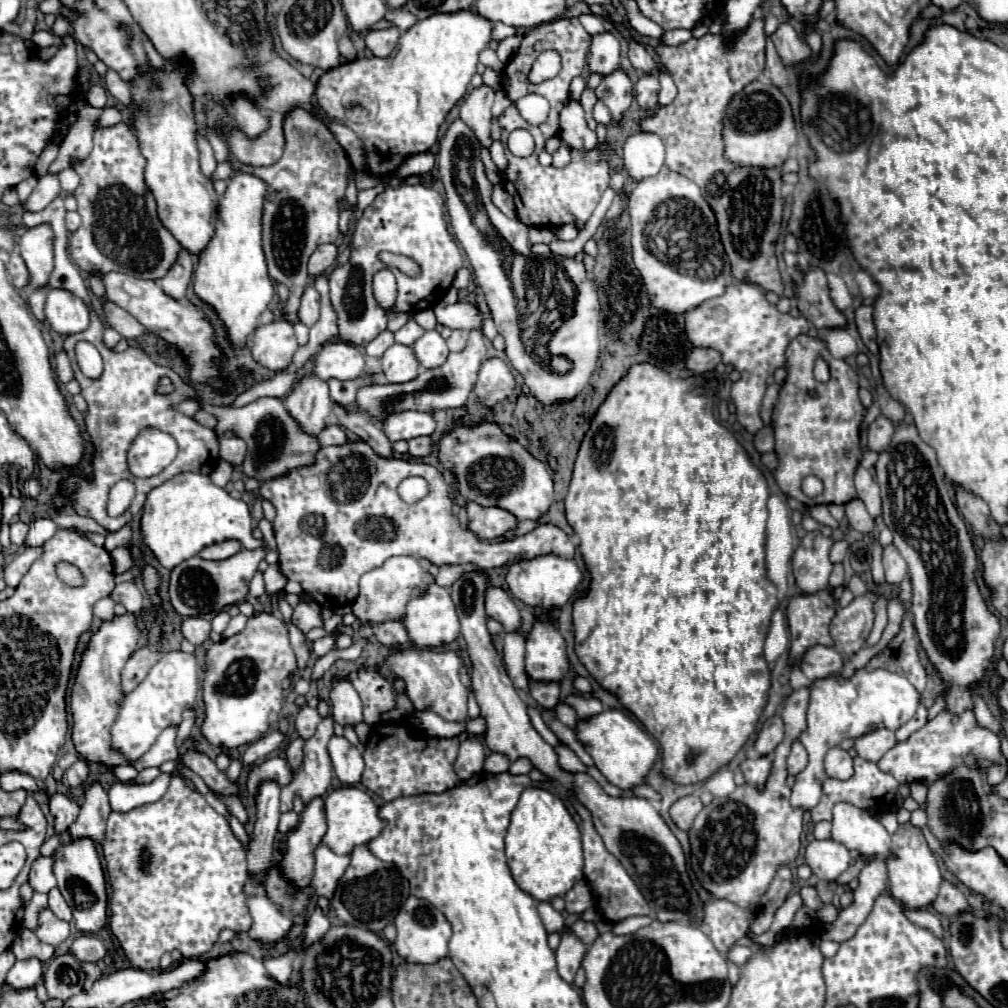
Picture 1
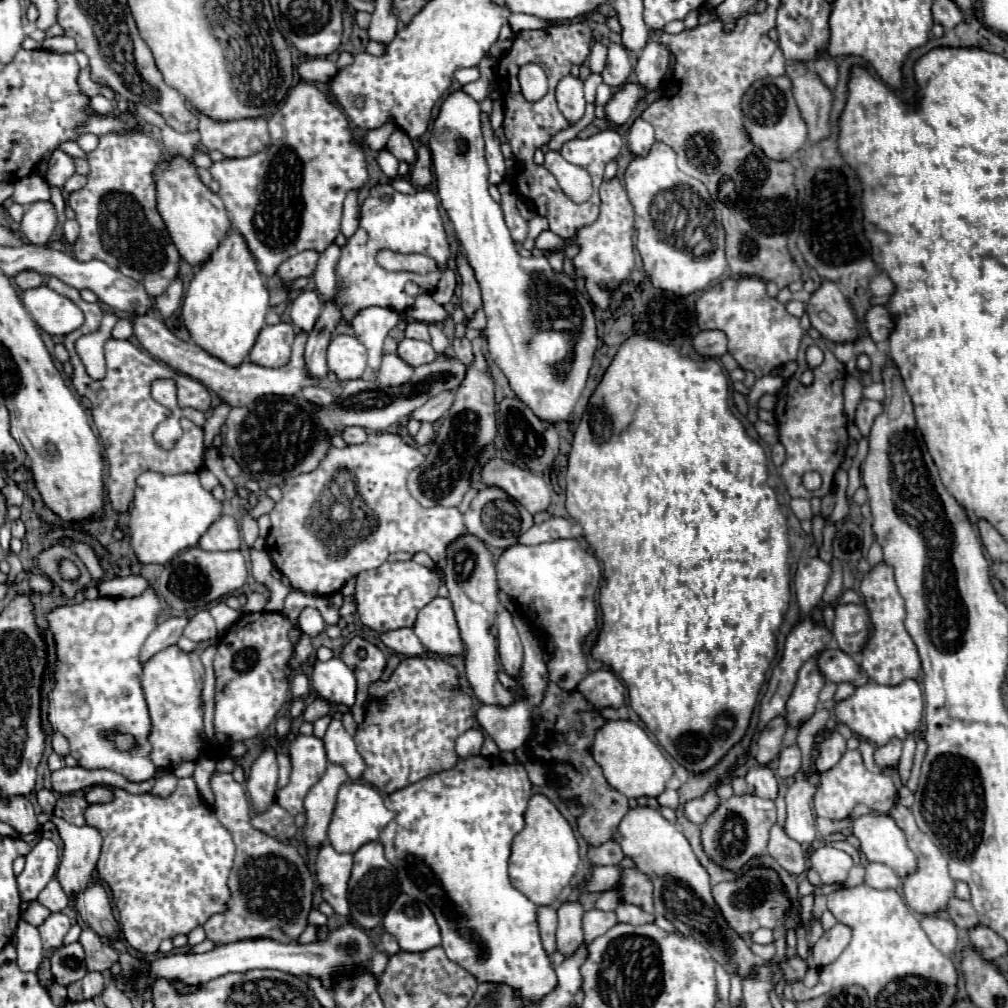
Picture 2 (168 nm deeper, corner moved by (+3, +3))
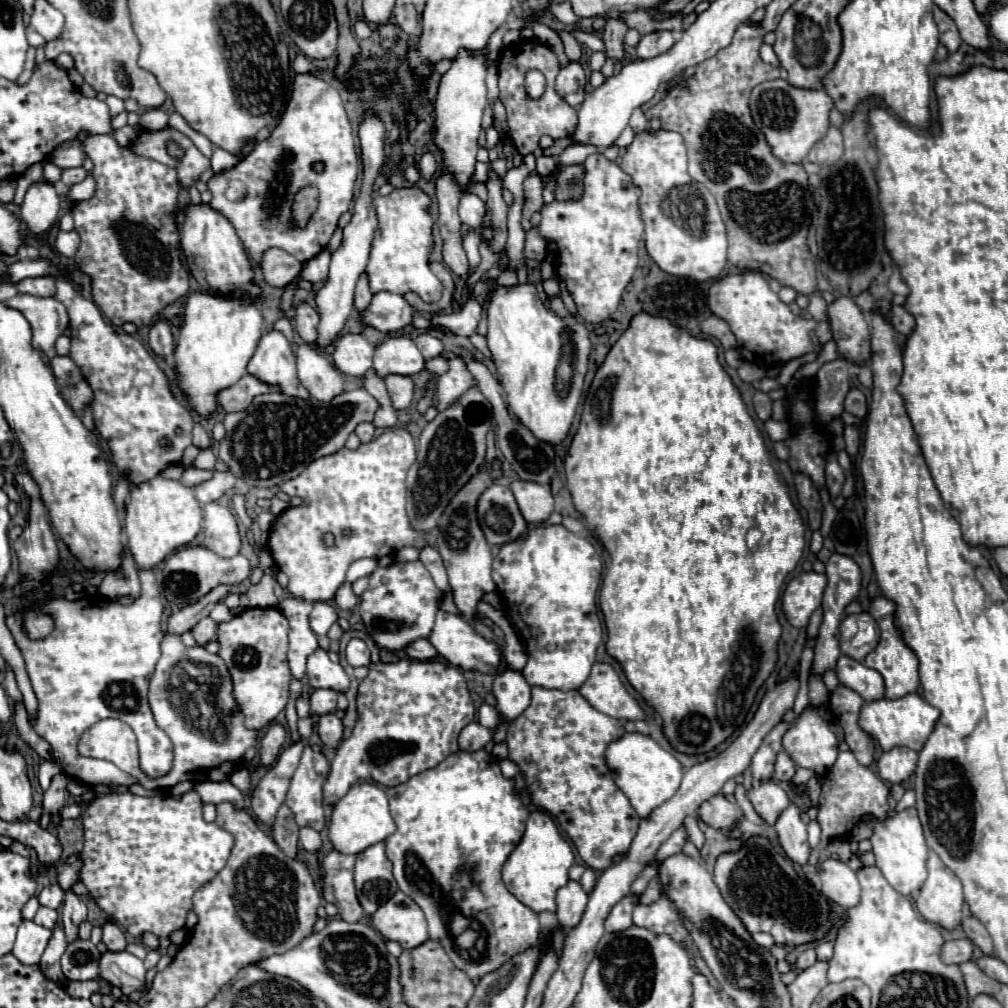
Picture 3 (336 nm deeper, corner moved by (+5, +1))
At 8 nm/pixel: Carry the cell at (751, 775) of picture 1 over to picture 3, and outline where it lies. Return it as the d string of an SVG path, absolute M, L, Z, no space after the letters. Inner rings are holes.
M773 779L753 783L753 787L747 791L747 797L767 825L775 825L779 813L791 803L785 789Z

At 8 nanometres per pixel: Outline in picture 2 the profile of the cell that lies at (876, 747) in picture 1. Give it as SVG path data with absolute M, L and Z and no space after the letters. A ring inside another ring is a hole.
M891 739L887 745L877 747L877 751L875 751L877 765L883 769L895 767L901 759L901 749L903 749L903 741L899 741L899 739Z

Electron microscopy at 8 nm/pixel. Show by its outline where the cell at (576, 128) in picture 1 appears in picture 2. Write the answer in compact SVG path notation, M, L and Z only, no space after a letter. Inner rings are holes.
M565 75L557 89L555 89L555 95L557 95L557 103L559 103L559 109L561 113L571 121L579 121L585 113L585 97L583 97L583 81L575 75Z

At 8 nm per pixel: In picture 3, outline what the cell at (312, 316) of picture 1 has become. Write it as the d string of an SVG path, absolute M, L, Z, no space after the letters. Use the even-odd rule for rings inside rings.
M299 303L295 305L295 331L305 343L313 343L317 337L317 323L319 323L319 313L309 305L309 303Z

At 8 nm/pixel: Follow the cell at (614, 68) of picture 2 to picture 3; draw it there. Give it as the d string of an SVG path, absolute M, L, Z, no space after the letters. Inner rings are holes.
M609 17L605 31L603 31L603 43L605 43L605 55L609 59L613 59L615 63L623 61L625 51L623 51L623 37L625 37L627 25L617 19L617 17Z

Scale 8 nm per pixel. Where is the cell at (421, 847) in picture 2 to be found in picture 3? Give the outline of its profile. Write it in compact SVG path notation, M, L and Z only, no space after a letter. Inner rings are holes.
M485 749L473 753L457 751L437 767L411 777L407 783L387 789L387 797L393 821L397 823L397 831L389 835L389 839L385 839L385 851L387 859L393 863L397 885L423 909L429 923L431 939L439 937L449 959L459 969L463 969L473 983L477 983L483 975L499 969L513 955L523 953L539 943L541 925L537 913L523 905L515 895L511 895L501 879L505 861L525 833L529 811L515 793L515 781L503 777L499 761L493 755L489 755ZM451 913L459 913L471 919L471 927L477 927L471 947L461 947L459 939L451 935Z

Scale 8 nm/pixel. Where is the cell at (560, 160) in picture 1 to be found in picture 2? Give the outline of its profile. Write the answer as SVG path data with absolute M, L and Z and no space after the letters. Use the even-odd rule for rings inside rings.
M555 151L545 153L543 165L555 175L559 187L572 201L583 203L591 197L591 177L583 167L567 163Z

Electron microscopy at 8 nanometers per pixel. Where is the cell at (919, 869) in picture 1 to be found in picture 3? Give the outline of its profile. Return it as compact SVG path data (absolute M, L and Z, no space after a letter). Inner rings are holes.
M929 851L927 859L929 877L921 891L915 893L917 911L931 923L945 929L955 929L961 923L963 887L961 881L949 871L935 851Z

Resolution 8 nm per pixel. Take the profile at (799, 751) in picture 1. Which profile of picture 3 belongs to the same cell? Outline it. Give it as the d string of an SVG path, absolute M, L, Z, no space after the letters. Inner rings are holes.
M781 751L777 755L777 763L775 763L775 779L783 781L783 783L789 783L795 775L795 769L797 769L797 765L793 763L793 759L785 751Z

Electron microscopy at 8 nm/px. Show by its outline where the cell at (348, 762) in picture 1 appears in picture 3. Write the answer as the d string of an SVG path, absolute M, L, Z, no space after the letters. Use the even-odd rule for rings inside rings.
M327 713L317 723L317 733L327 749L337 749L343 741L343 725L335 713Z

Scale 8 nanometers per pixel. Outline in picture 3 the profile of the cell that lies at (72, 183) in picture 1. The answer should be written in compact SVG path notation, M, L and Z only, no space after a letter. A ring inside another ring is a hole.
M87 175L81 183L75 183L67 189L67 195L71 201L83 201L83 199L89 199L95 191L95 181L91 175Z

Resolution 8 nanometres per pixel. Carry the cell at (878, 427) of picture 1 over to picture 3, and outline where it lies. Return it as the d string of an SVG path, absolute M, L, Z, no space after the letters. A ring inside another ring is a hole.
M853 387L853 389L847 393L845 411L851 413L851 415L855 415L855 417L859 417L859 419L863 419L863 417L867 415L867 399L865 399L865 395L863 395L859 389Z

